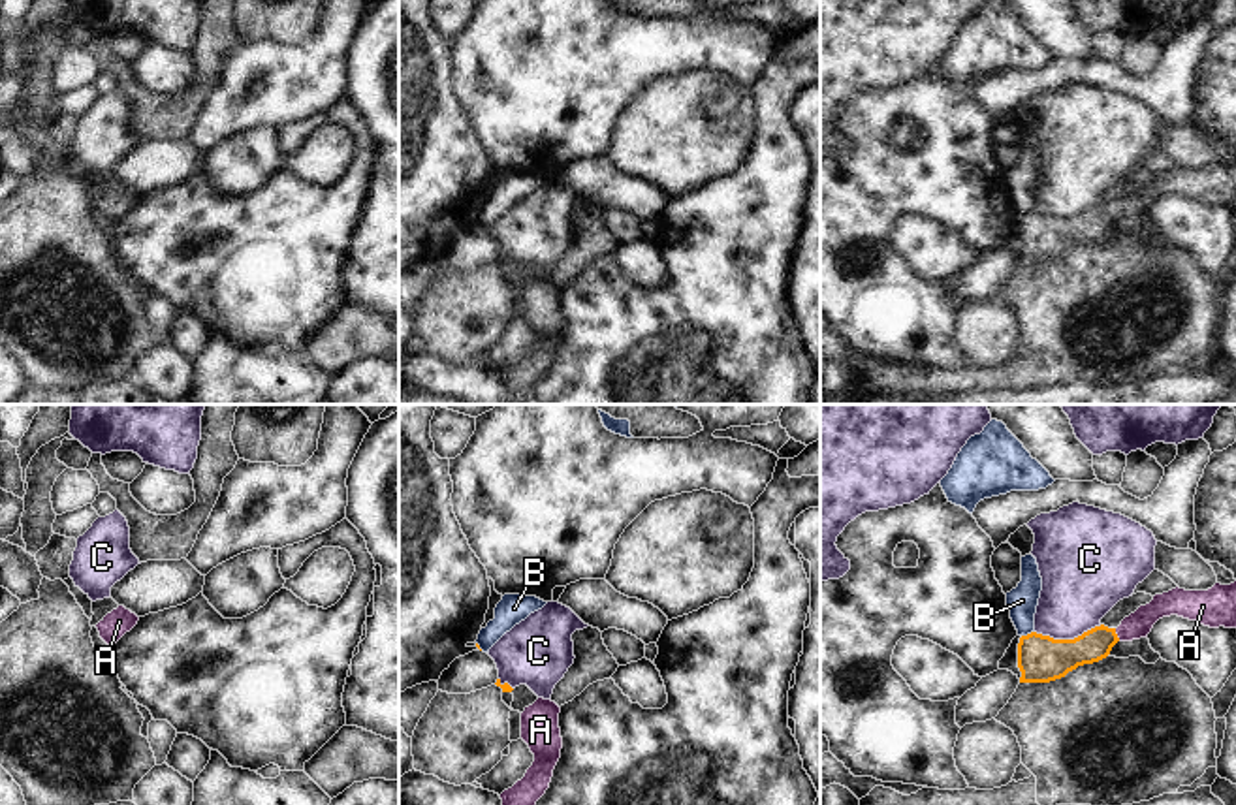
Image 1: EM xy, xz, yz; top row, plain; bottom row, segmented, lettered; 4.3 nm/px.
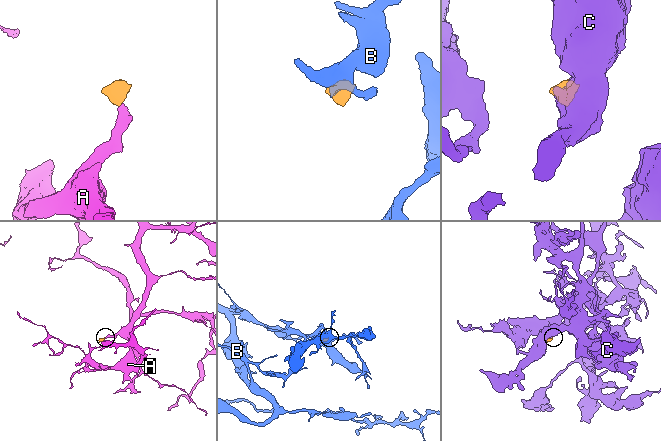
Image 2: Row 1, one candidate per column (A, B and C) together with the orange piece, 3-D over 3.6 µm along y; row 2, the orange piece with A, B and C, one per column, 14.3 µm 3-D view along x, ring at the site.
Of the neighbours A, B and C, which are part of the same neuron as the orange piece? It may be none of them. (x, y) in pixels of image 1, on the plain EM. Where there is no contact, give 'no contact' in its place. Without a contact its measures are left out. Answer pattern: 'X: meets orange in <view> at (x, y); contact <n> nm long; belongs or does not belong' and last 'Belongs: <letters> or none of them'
A: meets orange in yz at (1116, 213); contact 60 nm long; belongs
B: meets orange in yz at (1028, 213); contact 60 nm long; does not belong
C: meets orange in yz at (1067, 219); contact 280 nm long; does not belong
Belongs: A

